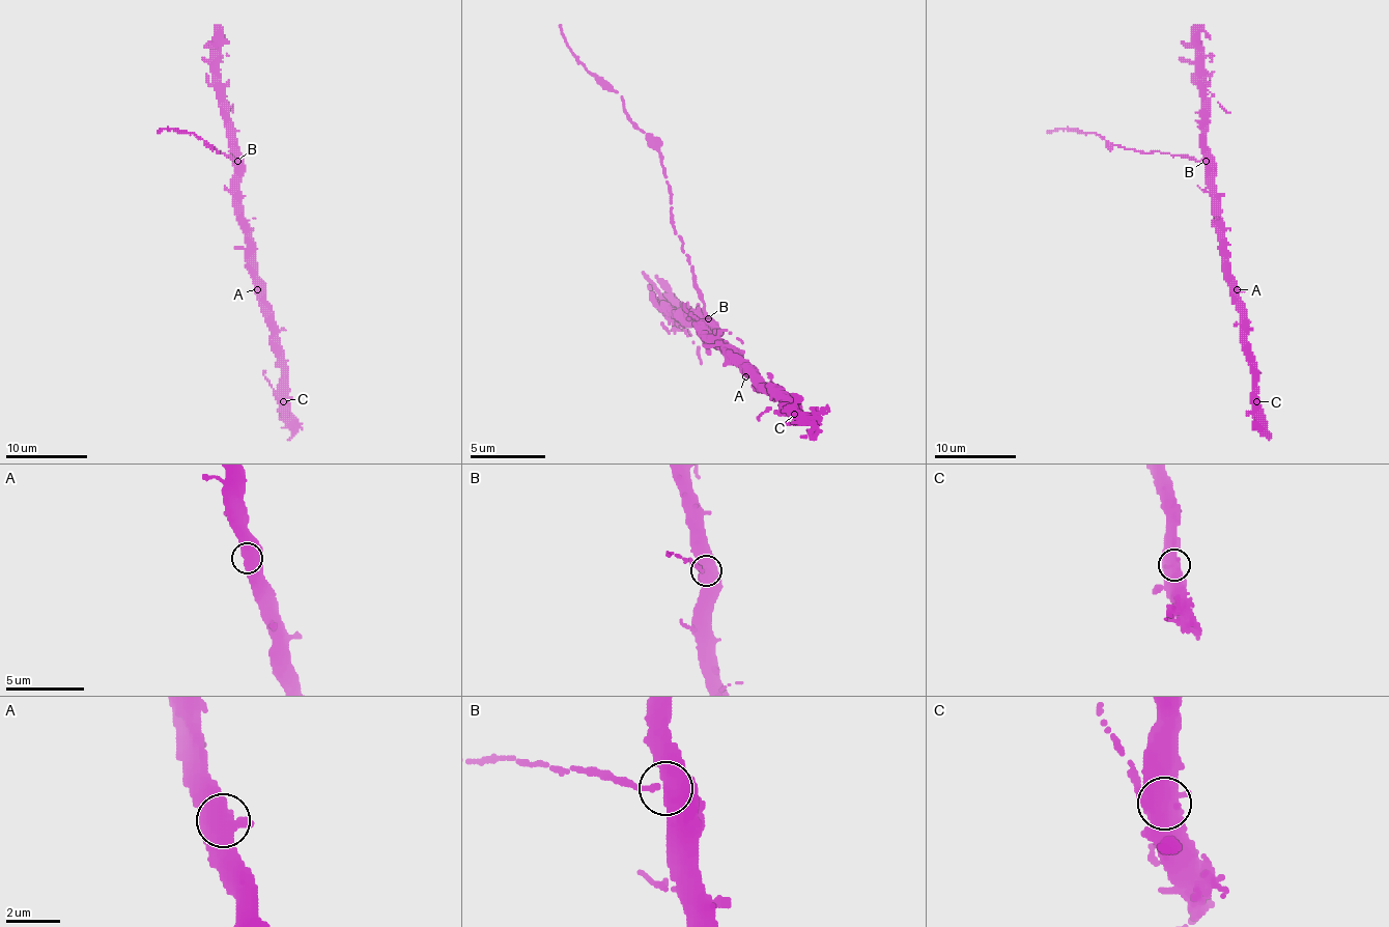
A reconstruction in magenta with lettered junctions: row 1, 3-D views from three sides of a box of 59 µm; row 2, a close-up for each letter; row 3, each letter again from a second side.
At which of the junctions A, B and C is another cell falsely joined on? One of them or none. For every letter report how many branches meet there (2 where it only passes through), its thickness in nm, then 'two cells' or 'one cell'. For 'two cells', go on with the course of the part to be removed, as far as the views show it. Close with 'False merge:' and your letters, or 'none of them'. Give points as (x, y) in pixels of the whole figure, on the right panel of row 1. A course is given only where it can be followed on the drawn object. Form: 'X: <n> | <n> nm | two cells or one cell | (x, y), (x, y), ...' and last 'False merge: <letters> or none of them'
A: 3 | 600 nm | one cell
B: 3 | 500 nm | two cells | (1206, 161), (1157, 151), (1140, 153), (1112, 145), (1096, 133), (1061, 129), (1047, 133)
C: 3 | 420 nm | one cell
False merge: B

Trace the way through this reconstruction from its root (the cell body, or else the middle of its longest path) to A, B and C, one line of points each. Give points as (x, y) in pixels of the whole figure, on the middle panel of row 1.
A: (718, 342), (737, 361), (745, 376)
B: (718, 342), (711, 335), (711, 324), (707, 319)
C: (718, 342), (771, 391), (790, 414), (794, 414)

